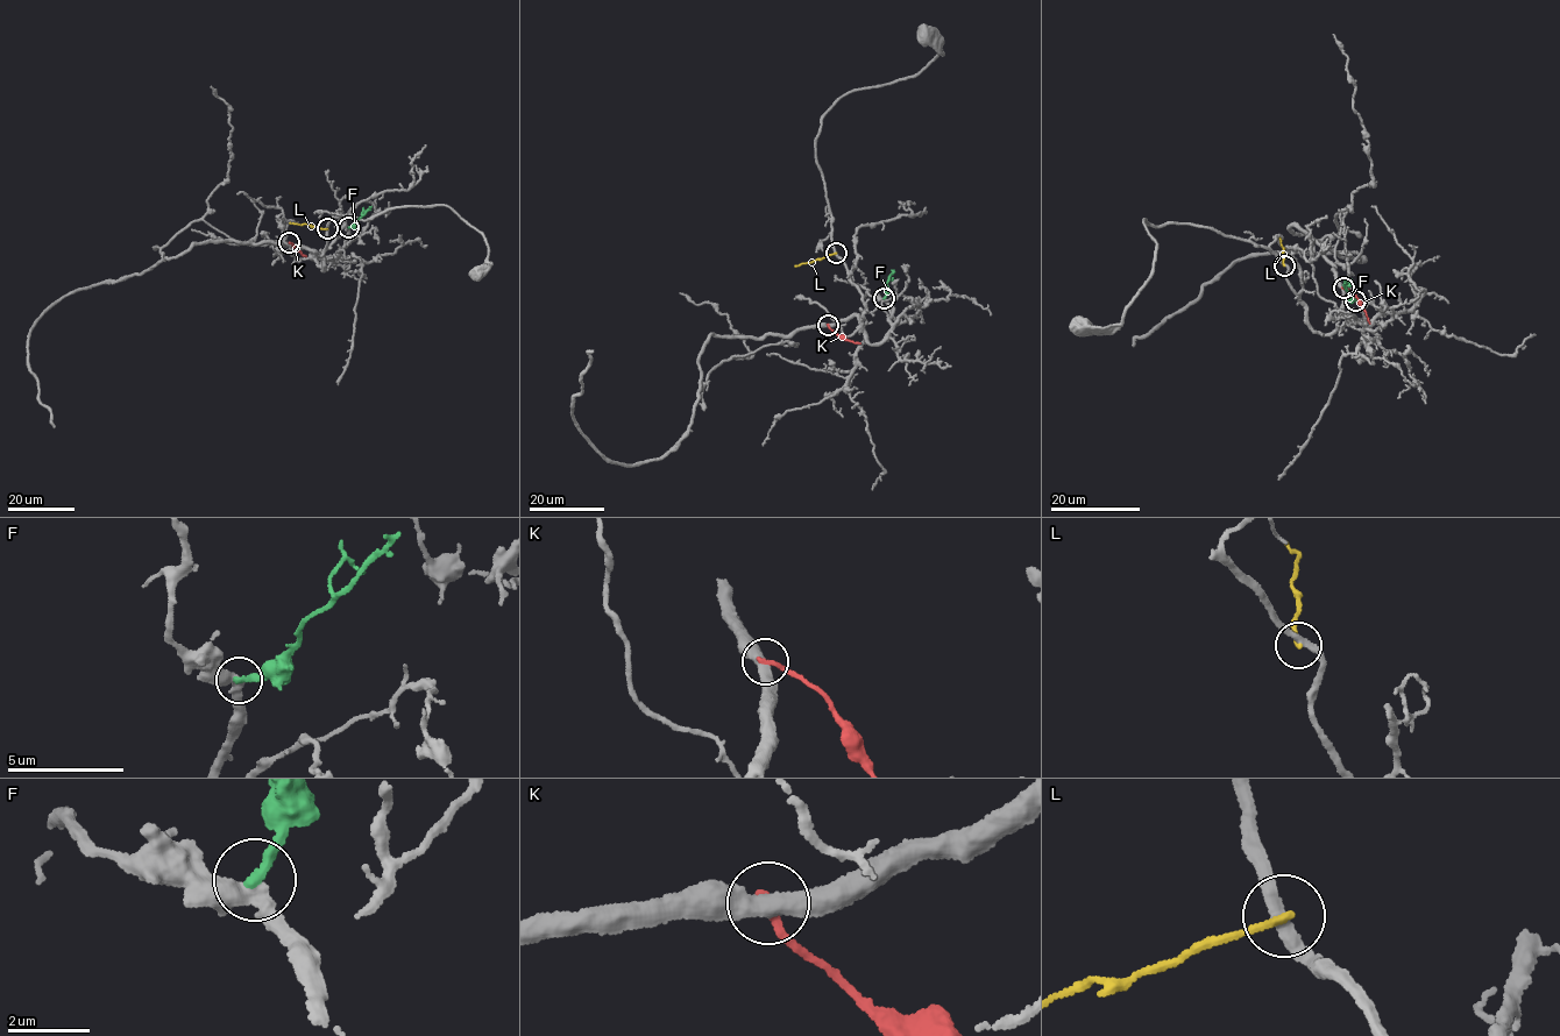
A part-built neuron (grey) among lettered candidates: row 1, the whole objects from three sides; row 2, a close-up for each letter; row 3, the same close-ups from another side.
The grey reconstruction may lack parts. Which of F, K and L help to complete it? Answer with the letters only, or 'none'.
F

